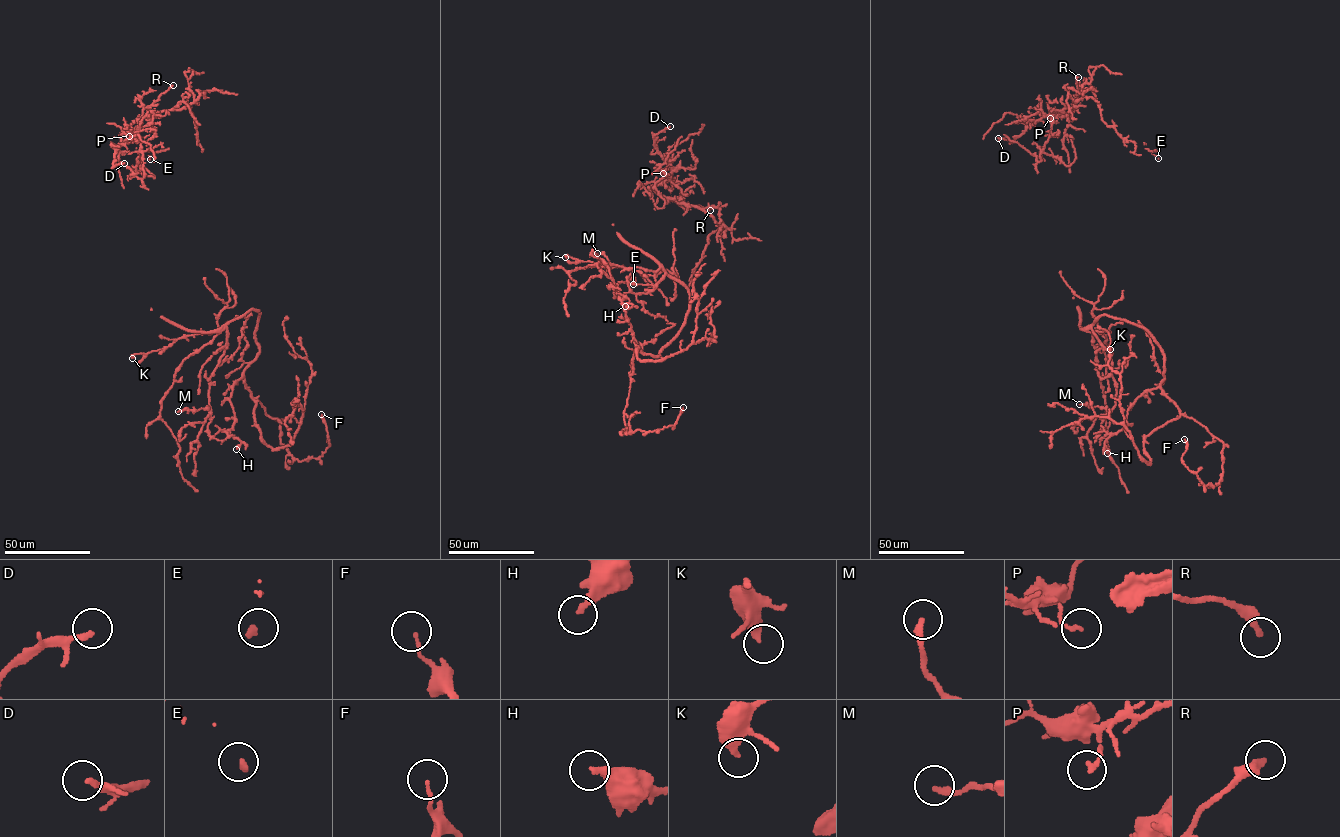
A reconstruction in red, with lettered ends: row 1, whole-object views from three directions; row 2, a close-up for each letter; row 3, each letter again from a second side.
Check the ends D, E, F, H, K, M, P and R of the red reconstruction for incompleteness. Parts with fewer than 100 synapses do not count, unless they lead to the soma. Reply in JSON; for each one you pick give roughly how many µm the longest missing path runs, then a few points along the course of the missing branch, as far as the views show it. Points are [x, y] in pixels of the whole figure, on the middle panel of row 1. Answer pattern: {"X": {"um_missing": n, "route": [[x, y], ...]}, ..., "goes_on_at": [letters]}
{"E": {"um_missing": 110, "route": [[633, 284], [600, 277], [573, 278], [531, 293], [514, 304], [497, 305]]}, "goes_on_at": ["E"]}

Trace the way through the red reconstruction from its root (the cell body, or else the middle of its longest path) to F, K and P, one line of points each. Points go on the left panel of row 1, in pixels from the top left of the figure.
F: (218, 326), (260, 312), (259, 354), (243, 376), (293, 458), (318, 458), (329, 446), (321, 414)
K: (218, 326), (216, 331), (183, 336), (164, 348), (135, 354), (132, 358)
P: (218, 326), (219, 313), (227, 304), (207, 287), (204, 278), (143, 187), (140, 140), (134, 132), (129, 136)

